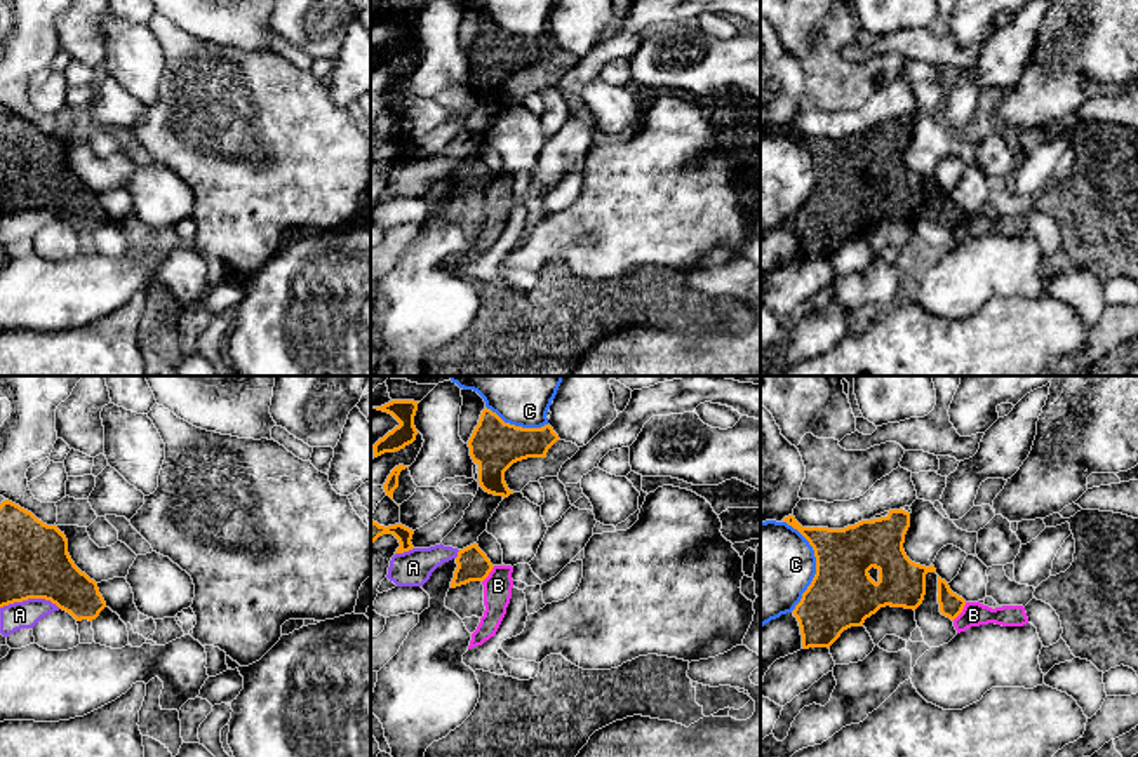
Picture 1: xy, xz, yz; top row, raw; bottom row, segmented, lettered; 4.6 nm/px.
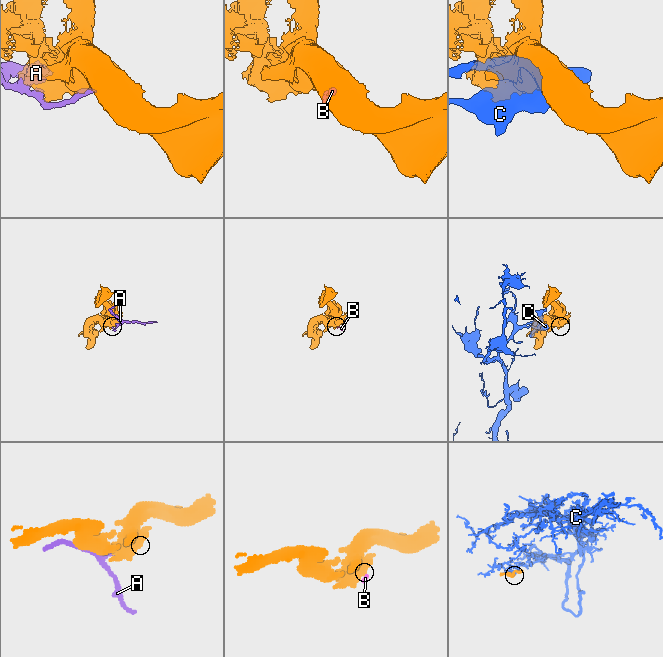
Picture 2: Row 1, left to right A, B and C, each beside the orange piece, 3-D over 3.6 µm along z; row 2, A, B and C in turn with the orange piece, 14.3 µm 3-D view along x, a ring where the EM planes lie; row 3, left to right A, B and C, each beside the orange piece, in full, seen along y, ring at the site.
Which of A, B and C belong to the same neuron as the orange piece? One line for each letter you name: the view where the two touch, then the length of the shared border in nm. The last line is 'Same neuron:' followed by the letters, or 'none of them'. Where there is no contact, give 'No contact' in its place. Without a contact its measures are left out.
Same neuron: none of them

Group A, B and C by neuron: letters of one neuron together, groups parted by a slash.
A / B / C

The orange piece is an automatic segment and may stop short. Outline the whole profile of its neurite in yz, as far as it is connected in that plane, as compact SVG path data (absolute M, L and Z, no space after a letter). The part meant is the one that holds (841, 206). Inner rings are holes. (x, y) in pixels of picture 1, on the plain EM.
M889 120L886 127L844 139L802 137L793 125L783 129L813 157L816 184L792 221L802 258L828 258L851 237L861 237L880 218L917 219L926 205L926 184L934 176L912 172L905 160L910 124Z

